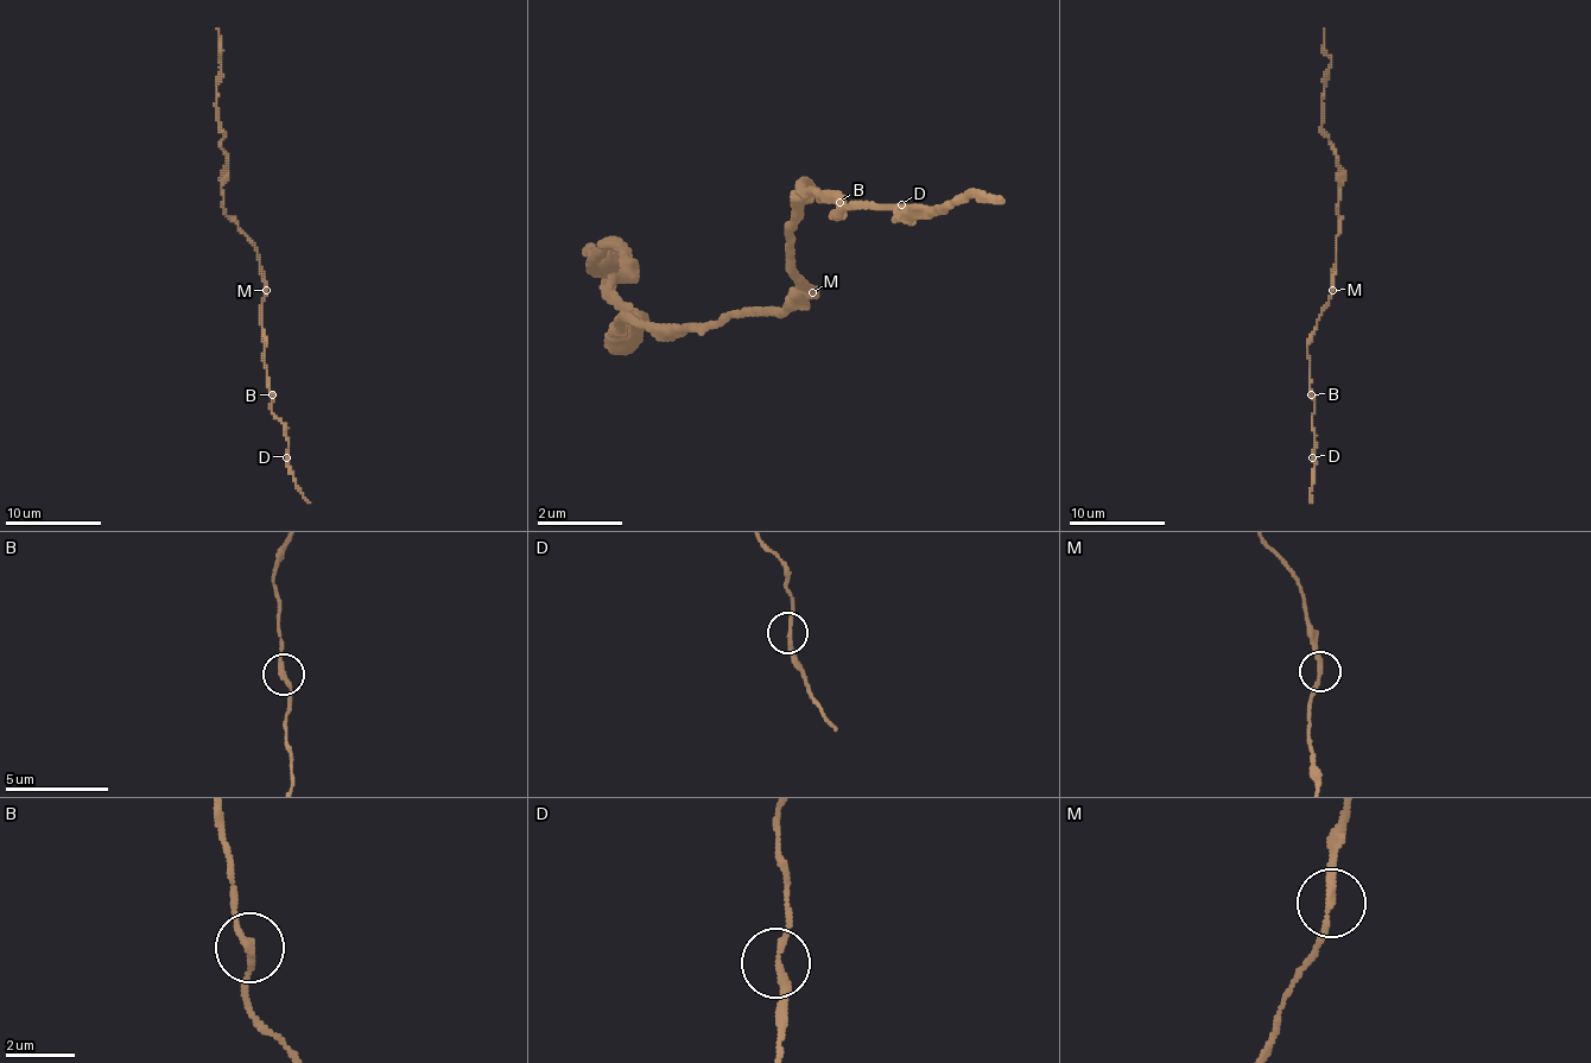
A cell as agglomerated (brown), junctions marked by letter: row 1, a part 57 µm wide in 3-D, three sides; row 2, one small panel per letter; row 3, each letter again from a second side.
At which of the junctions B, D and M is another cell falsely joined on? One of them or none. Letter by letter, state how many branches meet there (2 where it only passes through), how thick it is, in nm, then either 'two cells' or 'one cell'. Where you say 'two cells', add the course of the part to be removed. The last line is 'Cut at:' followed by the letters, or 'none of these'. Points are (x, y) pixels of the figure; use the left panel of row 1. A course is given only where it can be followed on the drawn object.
B: 2 | 200 nm | one cell
D: 2 | 200 nm | one cell
M: 2 | 200 nm | one cell
Cut at: none of these

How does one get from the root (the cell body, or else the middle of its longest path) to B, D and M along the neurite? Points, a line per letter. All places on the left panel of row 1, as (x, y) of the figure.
B: (259, 264), (265, 282), (265, 368), (272, 394)
D: (259, 264), (265, 282), (262, 341), (267, 387), (272, 397), (272, 413), (286, 432), (286, 457)
M: (259, 264), (267, 291)

